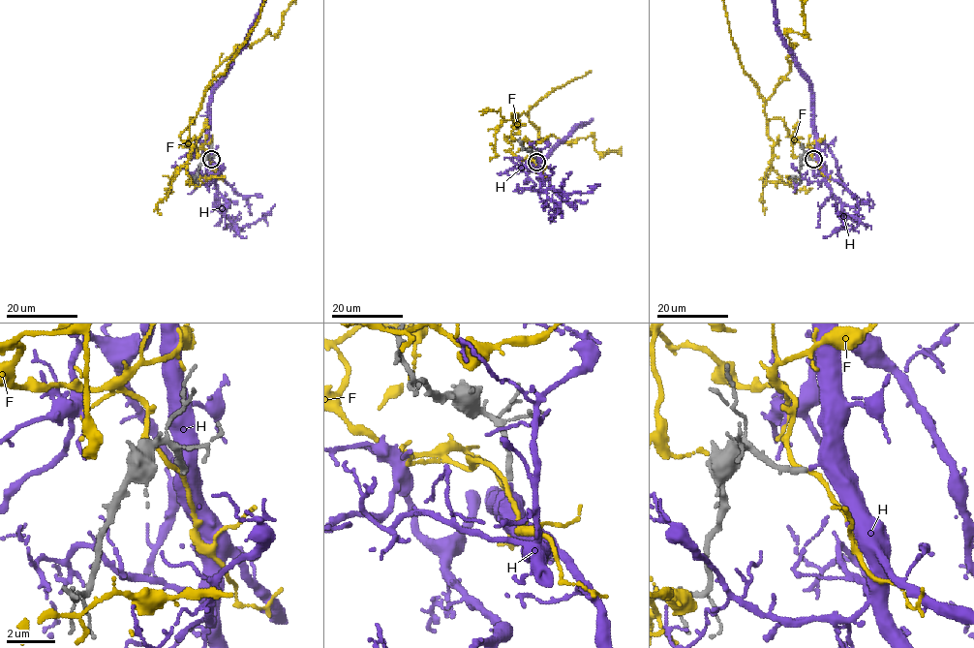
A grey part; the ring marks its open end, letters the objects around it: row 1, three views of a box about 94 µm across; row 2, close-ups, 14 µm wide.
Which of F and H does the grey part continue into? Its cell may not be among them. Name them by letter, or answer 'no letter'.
H

